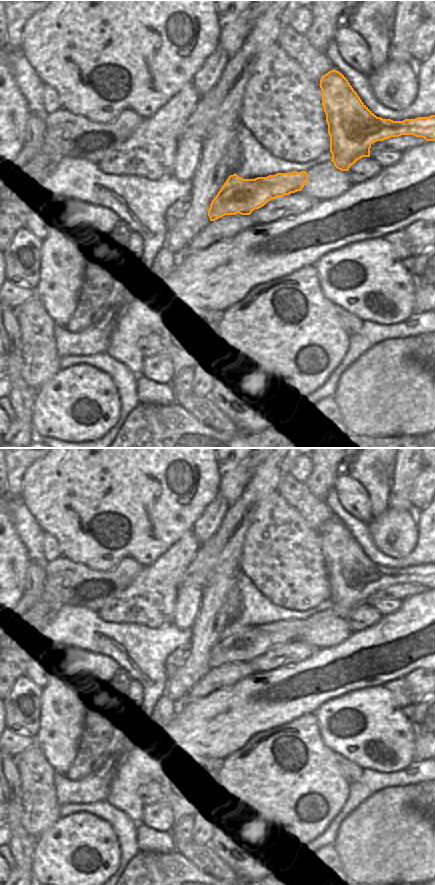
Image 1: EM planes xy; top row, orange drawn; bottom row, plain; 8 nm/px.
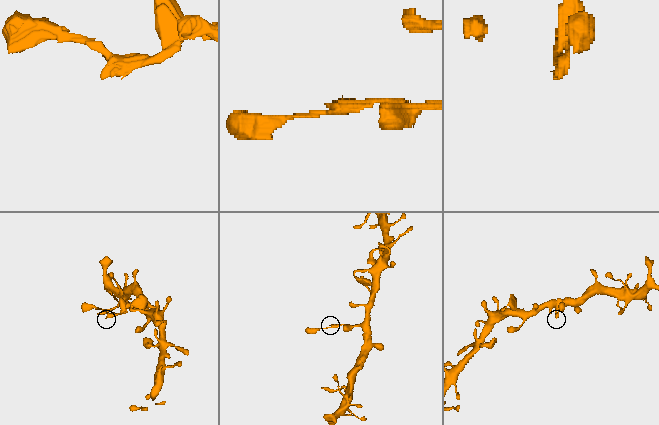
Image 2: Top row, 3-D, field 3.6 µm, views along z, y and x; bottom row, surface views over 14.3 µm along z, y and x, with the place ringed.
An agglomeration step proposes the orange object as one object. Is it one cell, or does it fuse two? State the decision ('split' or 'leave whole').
split

